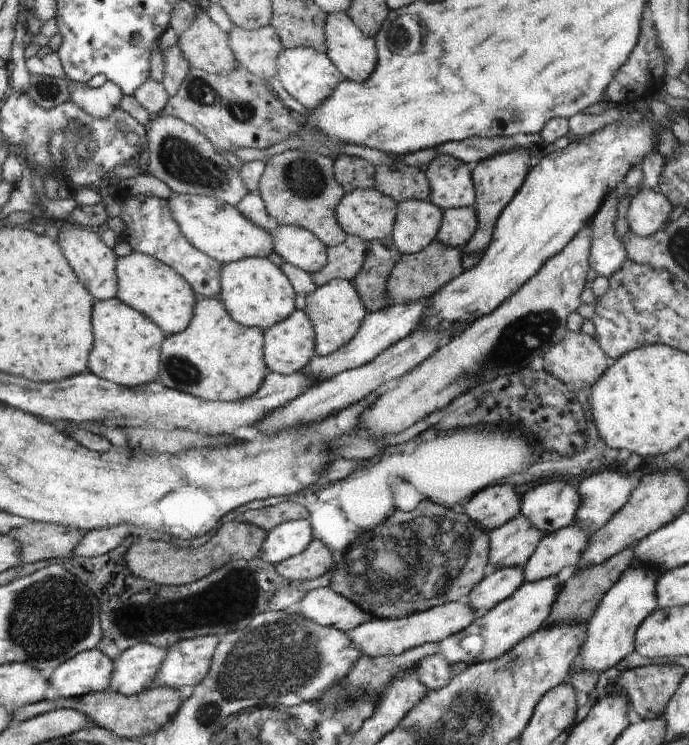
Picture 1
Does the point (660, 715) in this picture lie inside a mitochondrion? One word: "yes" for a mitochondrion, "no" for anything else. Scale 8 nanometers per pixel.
no

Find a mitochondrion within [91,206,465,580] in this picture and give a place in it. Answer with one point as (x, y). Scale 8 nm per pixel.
(182, 372)

